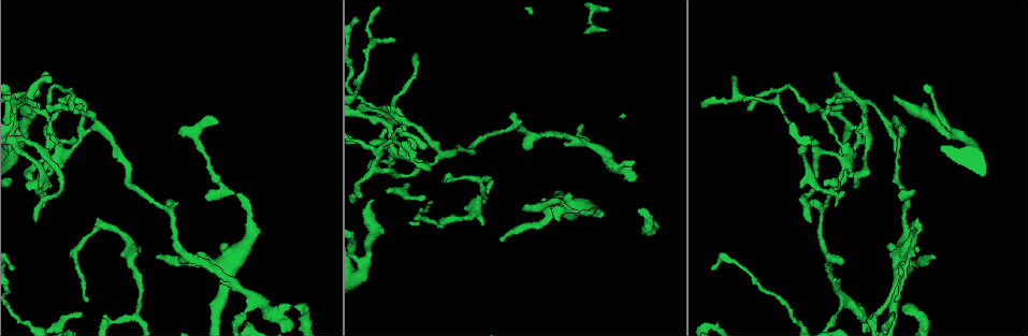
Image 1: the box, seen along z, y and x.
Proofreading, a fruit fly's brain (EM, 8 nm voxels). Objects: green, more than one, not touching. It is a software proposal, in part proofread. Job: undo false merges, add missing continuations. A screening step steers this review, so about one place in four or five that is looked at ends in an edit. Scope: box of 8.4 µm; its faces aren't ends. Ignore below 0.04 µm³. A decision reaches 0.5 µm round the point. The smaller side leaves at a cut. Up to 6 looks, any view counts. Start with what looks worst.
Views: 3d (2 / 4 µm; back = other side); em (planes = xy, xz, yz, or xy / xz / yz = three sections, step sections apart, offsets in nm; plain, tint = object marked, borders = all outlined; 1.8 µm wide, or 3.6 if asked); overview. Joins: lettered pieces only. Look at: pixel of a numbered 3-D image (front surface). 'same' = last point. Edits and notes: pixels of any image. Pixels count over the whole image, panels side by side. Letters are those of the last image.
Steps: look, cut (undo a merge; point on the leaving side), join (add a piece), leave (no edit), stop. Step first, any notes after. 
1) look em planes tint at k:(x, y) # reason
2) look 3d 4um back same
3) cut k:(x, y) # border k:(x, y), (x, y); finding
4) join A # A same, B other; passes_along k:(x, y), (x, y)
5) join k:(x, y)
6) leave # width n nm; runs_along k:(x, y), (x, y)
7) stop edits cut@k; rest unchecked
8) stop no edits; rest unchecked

look em planes borders at 1:(930, 257) # branch stops here

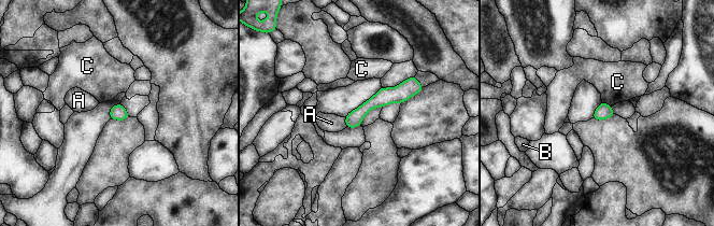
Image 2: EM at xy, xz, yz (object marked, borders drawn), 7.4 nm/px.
leave # A other, B other, C other; runs_along 2:(418, 87), (384, 96), (348, 124); no lettered piece goes on from it

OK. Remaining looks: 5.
look em planes borders at 1:(372, 199) # branch stops here

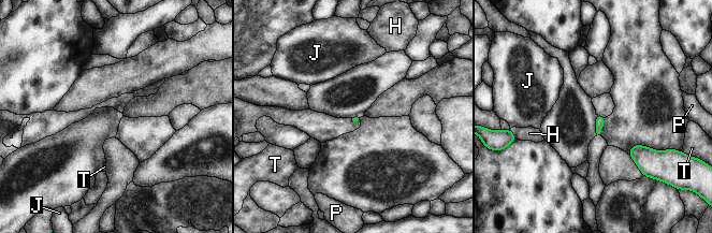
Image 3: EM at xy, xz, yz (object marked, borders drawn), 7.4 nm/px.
leave # H other, J other, P other, T other; border 3:(628, 155), (642, 172); no lettered piece goes on from it

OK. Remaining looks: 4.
look em yz step 4 tint at 1:(217, 120) # tapers out

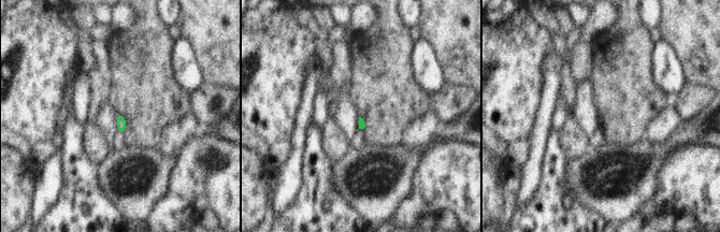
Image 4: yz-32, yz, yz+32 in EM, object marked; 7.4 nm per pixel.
look em planes borders same # another direction

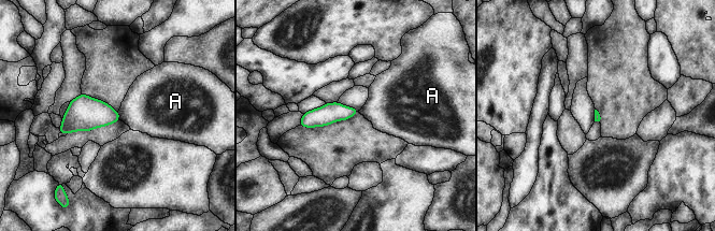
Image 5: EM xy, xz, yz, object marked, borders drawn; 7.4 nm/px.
leave # A other; border 5:(117, 112), (119, 119); none of them fits

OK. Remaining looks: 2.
stop no edits; rest unchecked

